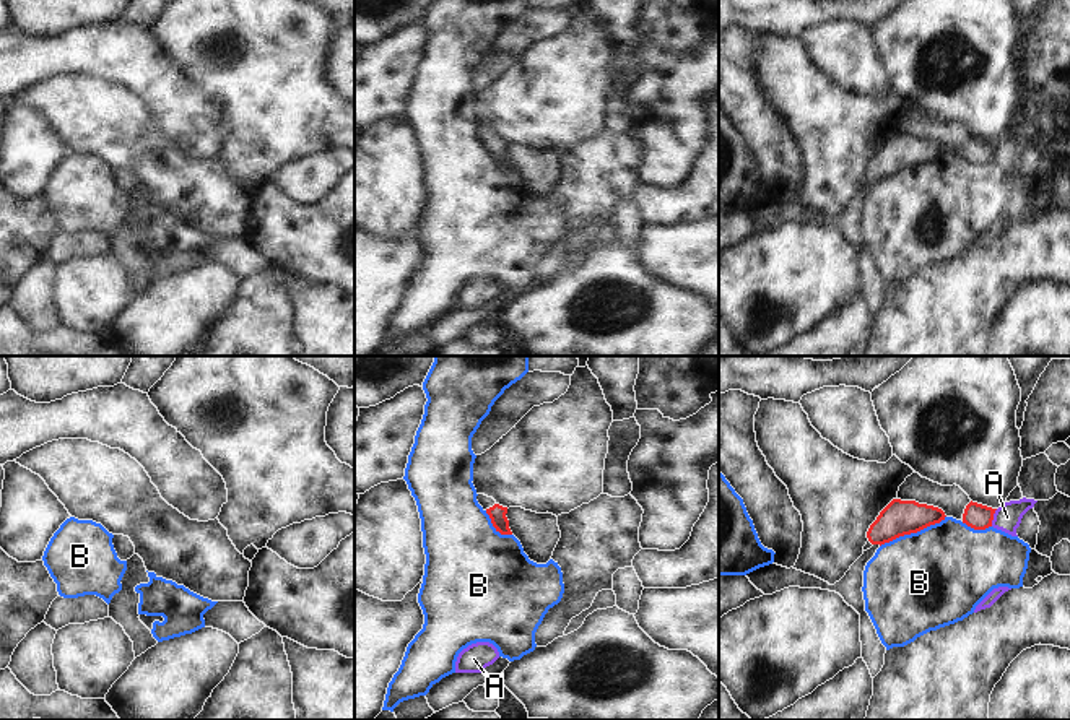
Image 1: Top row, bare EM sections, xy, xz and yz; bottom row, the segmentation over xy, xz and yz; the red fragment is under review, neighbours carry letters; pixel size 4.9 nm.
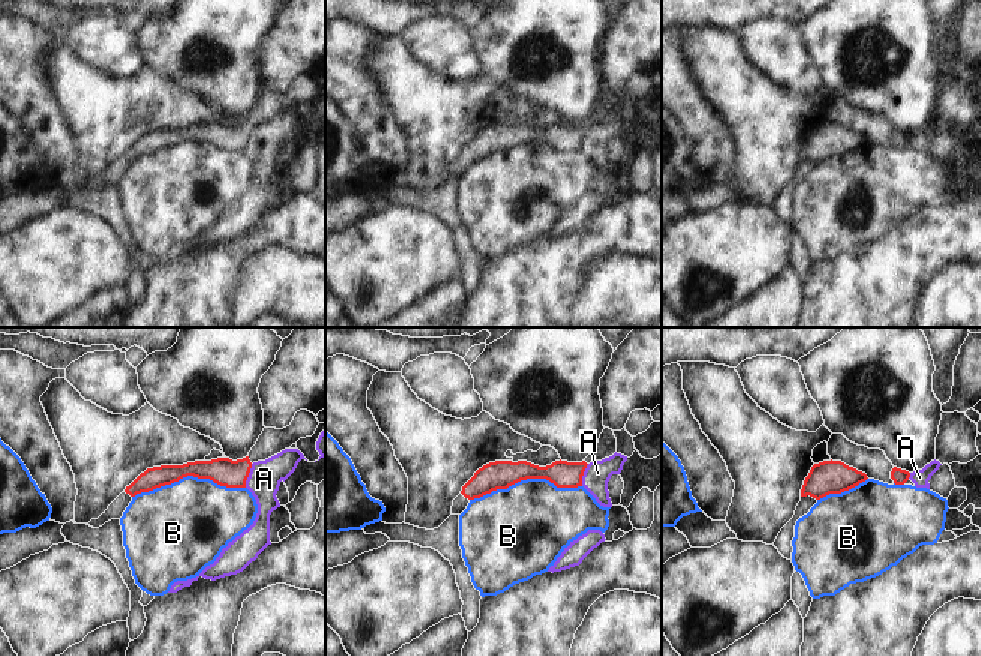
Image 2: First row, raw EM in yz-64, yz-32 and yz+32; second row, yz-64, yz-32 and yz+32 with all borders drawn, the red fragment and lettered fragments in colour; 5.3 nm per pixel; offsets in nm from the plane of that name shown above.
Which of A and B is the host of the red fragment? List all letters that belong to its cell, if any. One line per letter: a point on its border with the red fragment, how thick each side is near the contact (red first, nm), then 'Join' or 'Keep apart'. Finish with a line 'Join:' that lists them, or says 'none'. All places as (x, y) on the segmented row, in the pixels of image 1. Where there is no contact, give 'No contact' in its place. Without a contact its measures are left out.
A: Touches red at yz (992, 517). Thickness 130 nm (red) against 130 nm. Keep apart
B: Touches red at yz (913, 532). Thickness 180 nm (red) against 480 nm. Keep apart
Join: none.

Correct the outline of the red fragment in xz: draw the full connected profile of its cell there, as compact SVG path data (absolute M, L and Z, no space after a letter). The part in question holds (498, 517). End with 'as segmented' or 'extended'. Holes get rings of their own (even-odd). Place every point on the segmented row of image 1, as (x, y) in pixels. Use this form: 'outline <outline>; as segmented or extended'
outline M478 494L476 501L483 507L483 510L489 515L496 531L499 531L501 535L512 535L509 528L509 520L506 517L507 507L499 505L493 497L488 497L485 494Z; extended

